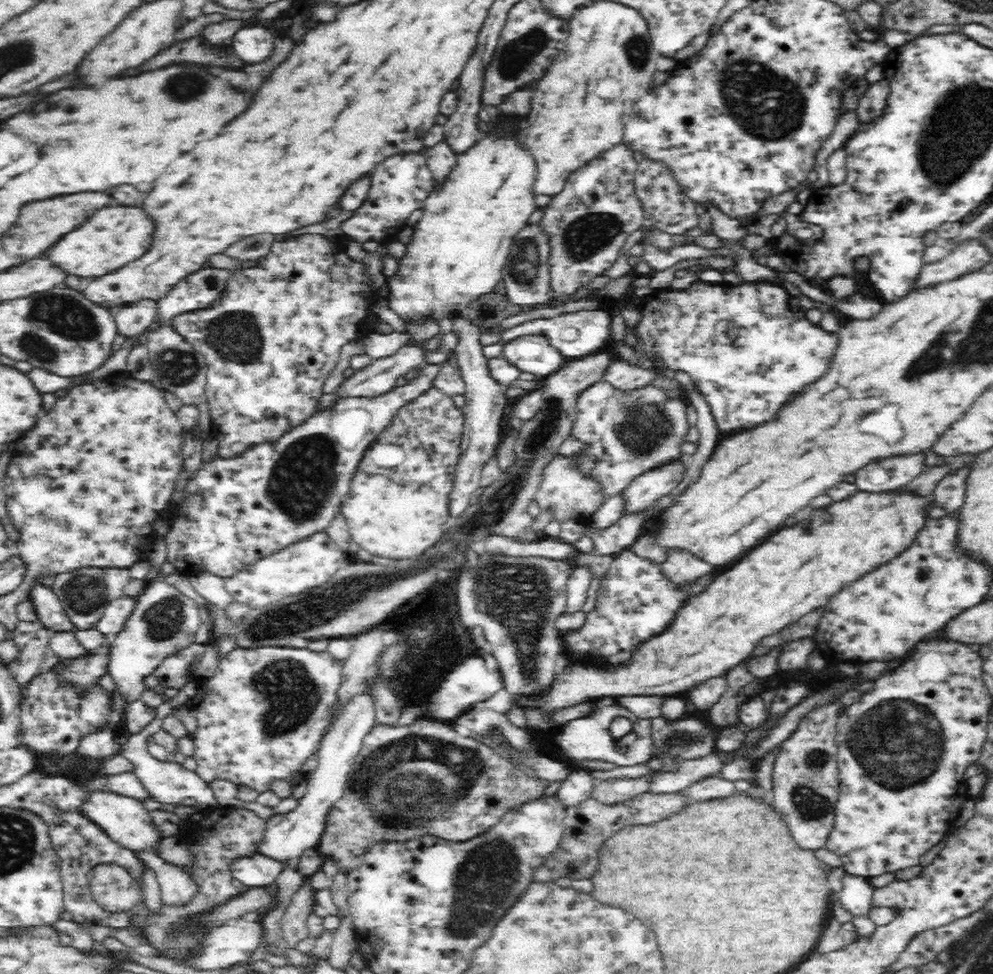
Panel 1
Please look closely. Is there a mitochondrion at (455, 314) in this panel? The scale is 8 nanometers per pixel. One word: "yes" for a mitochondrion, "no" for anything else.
no

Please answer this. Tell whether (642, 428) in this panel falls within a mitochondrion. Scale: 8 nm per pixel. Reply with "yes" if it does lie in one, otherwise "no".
yes

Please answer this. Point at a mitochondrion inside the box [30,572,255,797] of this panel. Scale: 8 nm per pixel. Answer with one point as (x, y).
(163, 620)

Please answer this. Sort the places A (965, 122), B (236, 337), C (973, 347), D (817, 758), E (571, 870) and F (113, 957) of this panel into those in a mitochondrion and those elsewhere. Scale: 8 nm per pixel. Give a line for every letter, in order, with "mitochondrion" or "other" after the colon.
A: mitochondrion
B: mitochondrion
C: mitochondrion
D: mitochondrion
E: other
F: other

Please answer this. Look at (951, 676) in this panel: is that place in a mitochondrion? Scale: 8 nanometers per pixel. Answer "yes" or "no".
no

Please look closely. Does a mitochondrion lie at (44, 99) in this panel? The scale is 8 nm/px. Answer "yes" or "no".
no

